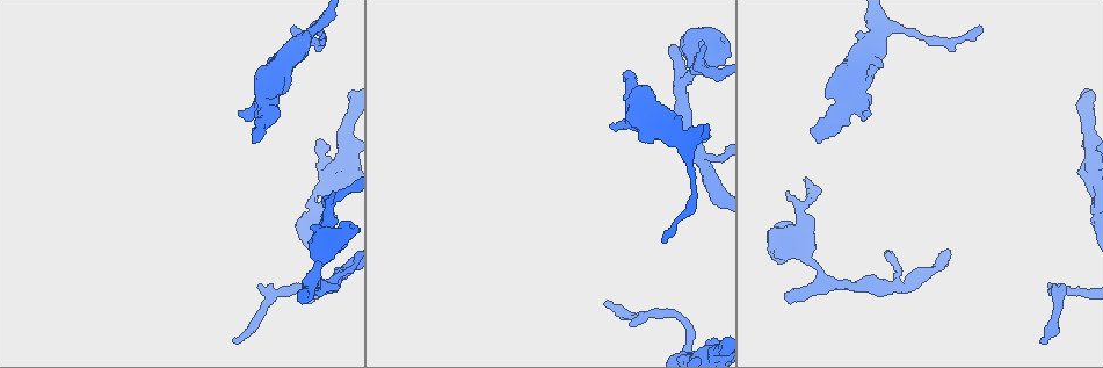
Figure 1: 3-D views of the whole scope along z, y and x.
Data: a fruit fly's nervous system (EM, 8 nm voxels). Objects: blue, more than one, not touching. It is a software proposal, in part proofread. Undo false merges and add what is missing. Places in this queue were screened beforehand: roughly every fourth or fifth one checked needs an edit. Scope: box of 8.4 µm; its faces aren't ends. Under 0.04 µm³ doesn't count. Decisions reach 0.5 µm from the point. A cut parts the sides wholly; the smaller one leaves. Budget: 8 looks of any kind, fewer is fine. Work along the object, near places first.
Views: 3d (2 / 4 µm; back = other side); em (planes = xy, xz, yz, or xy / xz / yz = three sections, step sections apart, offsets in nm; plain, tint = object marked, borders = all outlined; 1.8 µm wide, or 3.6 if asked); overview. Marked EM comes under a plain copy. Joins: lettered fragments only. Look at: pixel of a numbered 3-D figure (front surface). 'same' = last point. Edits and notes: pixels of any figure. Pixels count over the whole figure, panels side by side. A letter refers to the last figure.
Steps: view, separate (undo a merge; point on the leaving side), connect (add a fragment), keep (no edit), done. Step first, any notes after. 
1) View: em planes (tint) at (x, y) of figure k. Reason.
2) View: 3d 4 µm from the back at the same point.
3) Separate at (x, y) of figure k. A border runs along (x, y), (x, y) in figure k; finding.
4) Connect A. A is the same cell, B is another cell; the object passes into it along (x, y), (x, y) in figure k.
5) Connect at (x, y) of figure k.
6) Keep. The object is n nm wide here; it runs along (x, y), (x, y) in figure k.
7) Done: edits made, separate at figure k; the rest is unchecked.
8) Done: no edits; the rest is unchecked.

View: 3d 4 µm at (333, 191) of figure 1. Free end.

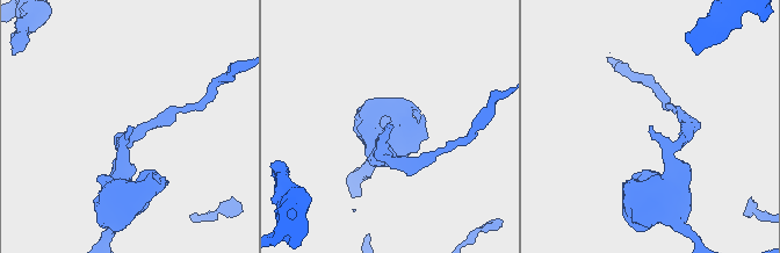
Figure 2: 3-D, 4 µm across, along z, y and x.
View: em planes (borders) at (128, 126) of figure 2. Need the tissue.

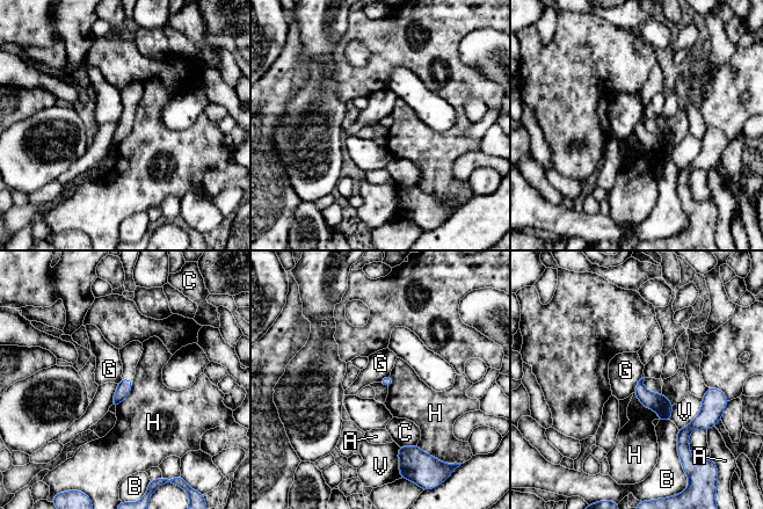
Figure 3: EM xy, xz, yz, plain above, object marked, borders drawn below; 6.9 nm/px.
Keep. A, B, C, G, H and V are other cells; a border runs along (641, 377), (632, 392) in figure 3; no lettered fragment goes on from it.

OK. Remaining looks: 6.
View: 3d 4 µm at (254, 143) of figure 1.

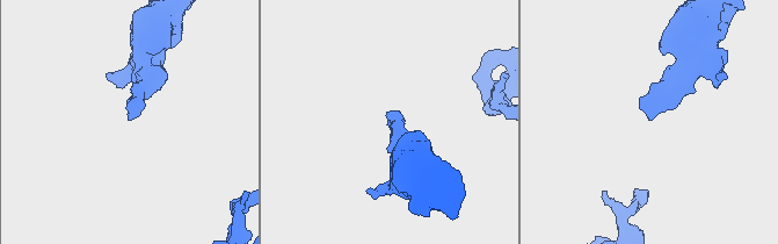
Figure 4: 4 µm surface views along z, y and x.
View: em planes (borders) at (388, 118) of figure 4. Shape alone is not enough.

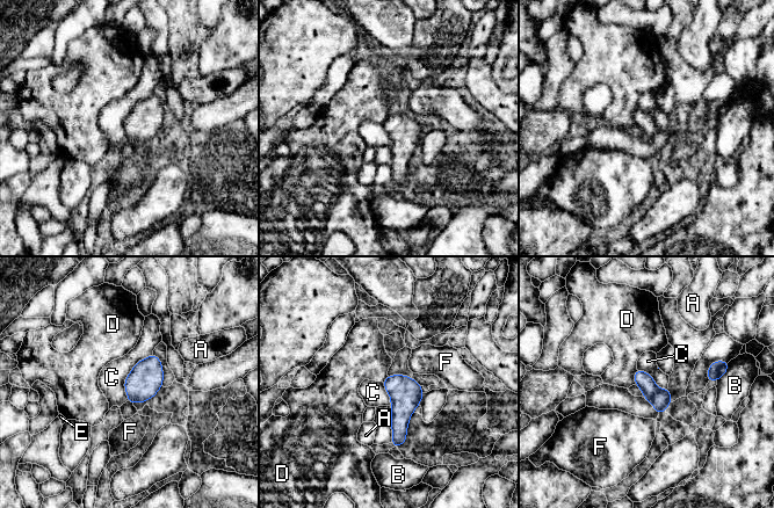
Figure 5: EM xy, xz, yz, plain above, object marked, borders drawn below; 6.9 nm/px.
Keep. A, B, C, D, E and F are other cells; none of them fits.

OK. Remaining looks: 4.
View: em xz step 8 (borders) at (789, 303) of figure 1. Branch stops here.

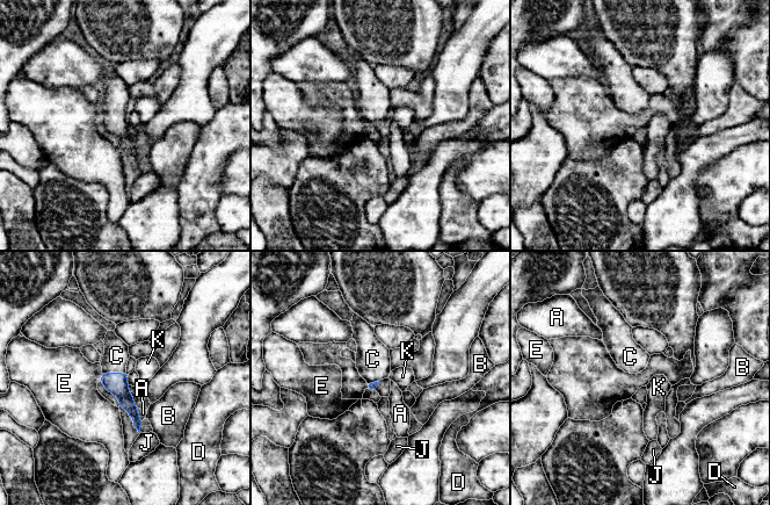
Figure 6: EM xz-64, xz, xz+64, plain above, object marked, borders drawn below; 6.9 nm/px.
View: em planes (borders) at the same point. Cut it another way.

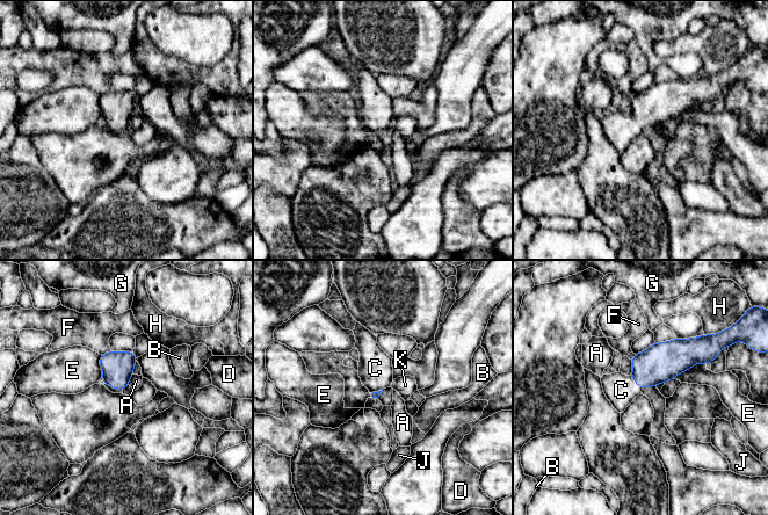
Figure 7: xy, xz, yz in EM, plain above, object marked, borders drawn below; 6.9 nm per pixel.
Connect C. C is the same cell, A, B, D, E, F, G, H, J and K are other cells; the object passes into it along (661, 362), (636, 383), (621, 390) in figure 7; it goes on there.

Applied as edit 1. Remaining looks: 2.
Done: edits made, connect at figure 7; the rest is unchecked.

